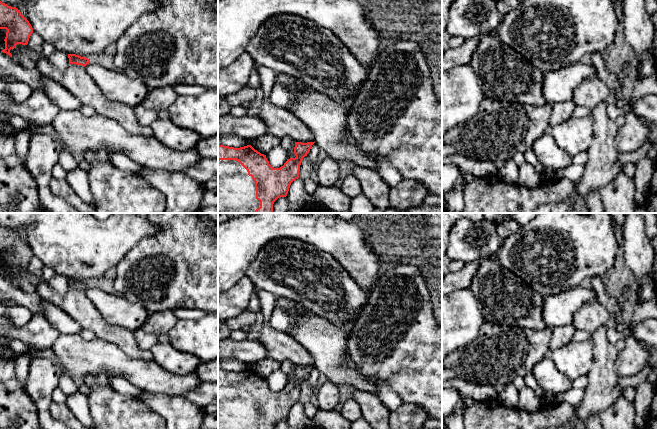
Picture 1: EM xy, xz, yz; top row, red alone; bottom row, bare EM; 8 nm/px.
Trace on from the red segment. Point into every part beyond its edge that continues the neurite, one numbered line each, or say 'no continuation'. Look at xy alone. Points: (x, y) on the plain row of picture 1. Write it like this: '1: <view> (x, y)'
no continuation

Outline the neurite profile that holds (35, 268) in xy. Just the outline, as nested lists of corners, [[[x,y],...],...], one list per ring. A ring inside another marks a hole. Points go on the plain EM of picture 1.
[[[33,255],[28,265],[28,272],[30,277],[27,281],[19,285],[19,289],[26,293],[36,293],[36,286],[40,281],[43,281],[42,272],[44,264],[41,260]]]

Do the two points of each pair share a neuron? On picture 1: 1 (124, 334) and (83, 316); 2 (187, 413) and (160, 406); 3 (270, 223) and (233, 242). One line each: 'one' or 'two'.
1: one
2: one
3: one

